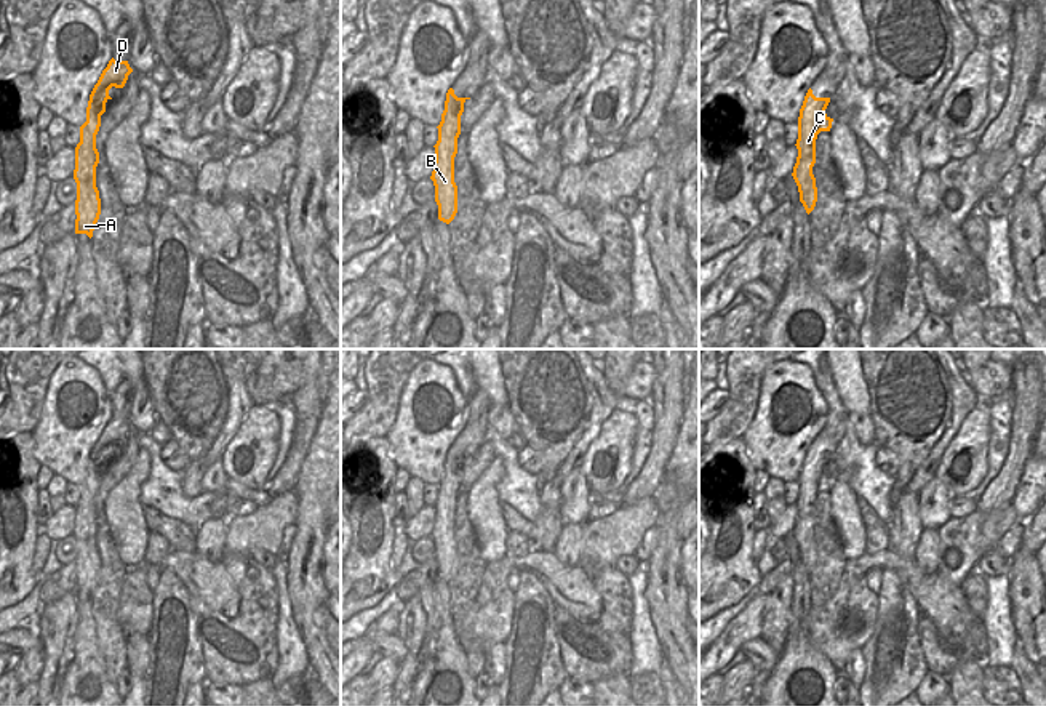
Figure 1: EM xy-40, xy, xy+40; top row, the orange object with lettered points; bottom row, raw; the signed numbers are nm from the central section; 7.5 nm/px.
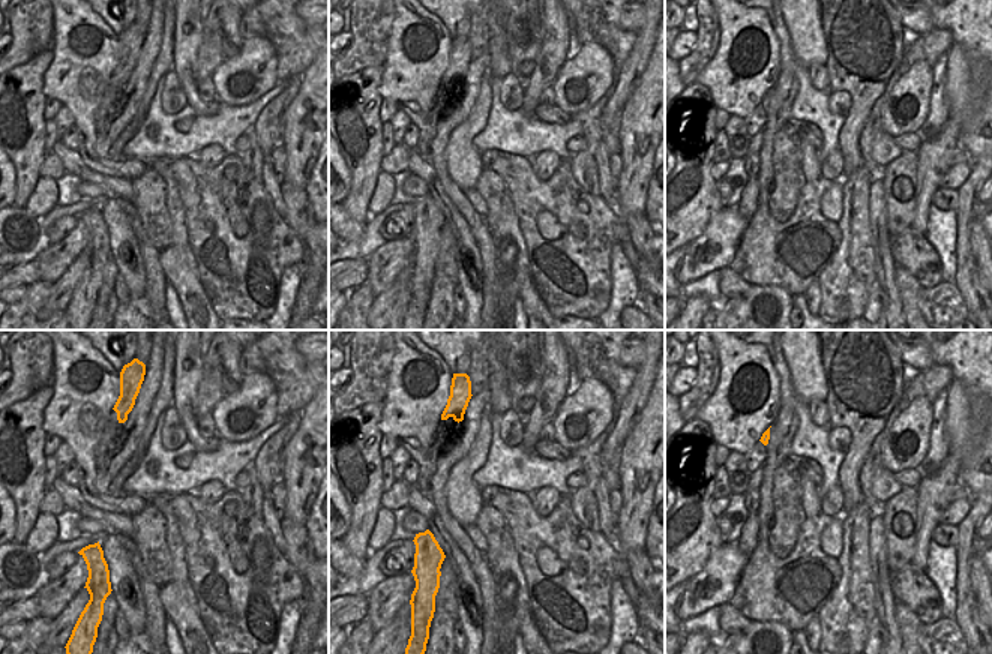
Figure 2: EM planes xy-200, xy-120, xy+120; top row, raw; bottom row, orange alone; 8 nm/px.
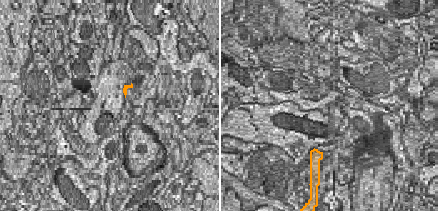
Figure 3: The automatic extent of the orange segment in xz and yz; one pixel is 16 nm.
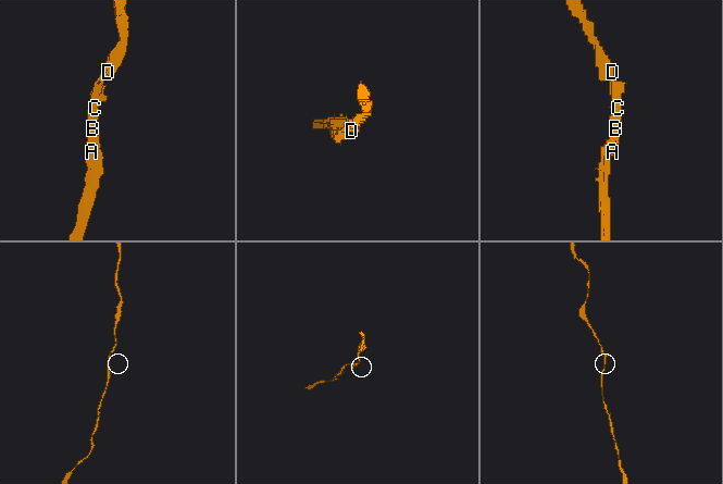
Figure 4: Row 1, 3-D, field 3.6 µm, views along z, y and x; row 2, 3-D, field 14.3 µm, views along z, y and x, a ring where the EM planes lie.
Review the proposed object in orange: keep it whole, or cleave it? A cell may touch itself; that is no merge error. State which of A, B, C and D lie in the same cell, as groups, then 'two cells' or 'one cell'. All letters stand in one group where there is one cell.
A B C D; one cell

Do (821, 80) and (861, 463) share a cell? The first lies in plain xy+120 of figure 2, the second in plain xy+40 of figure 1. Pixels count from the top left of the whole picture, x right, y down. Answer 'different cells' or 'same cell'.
different cells

